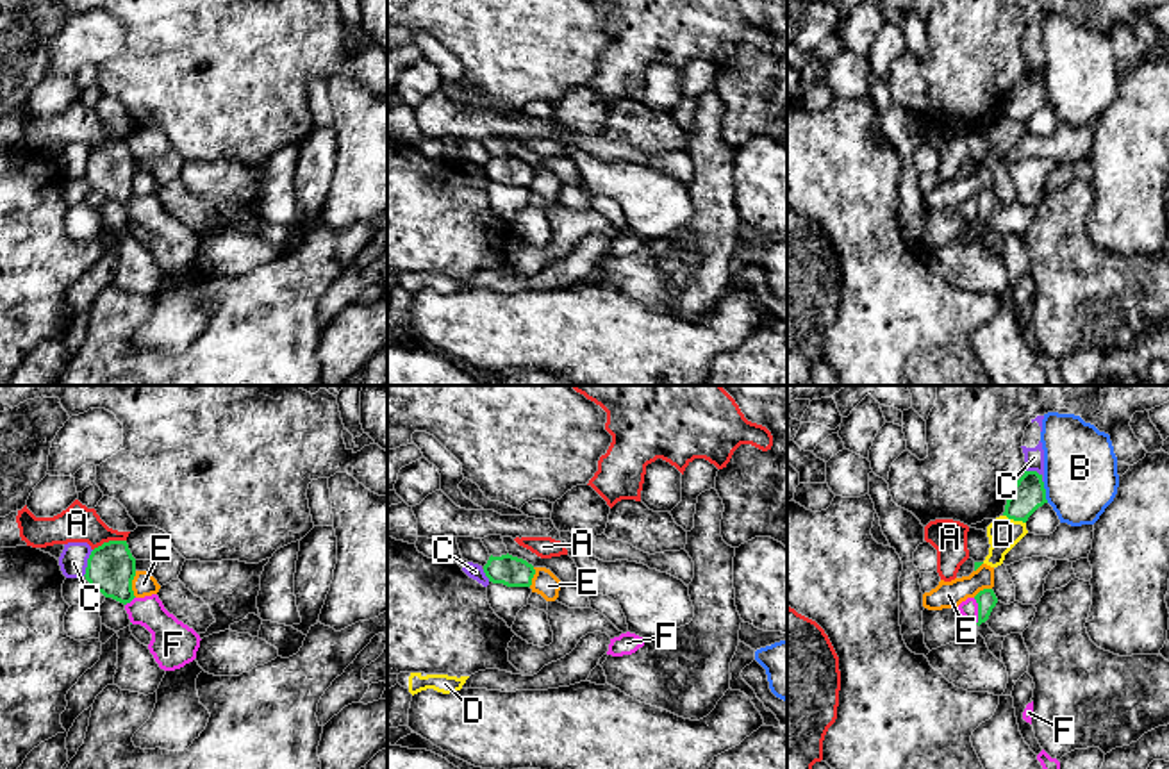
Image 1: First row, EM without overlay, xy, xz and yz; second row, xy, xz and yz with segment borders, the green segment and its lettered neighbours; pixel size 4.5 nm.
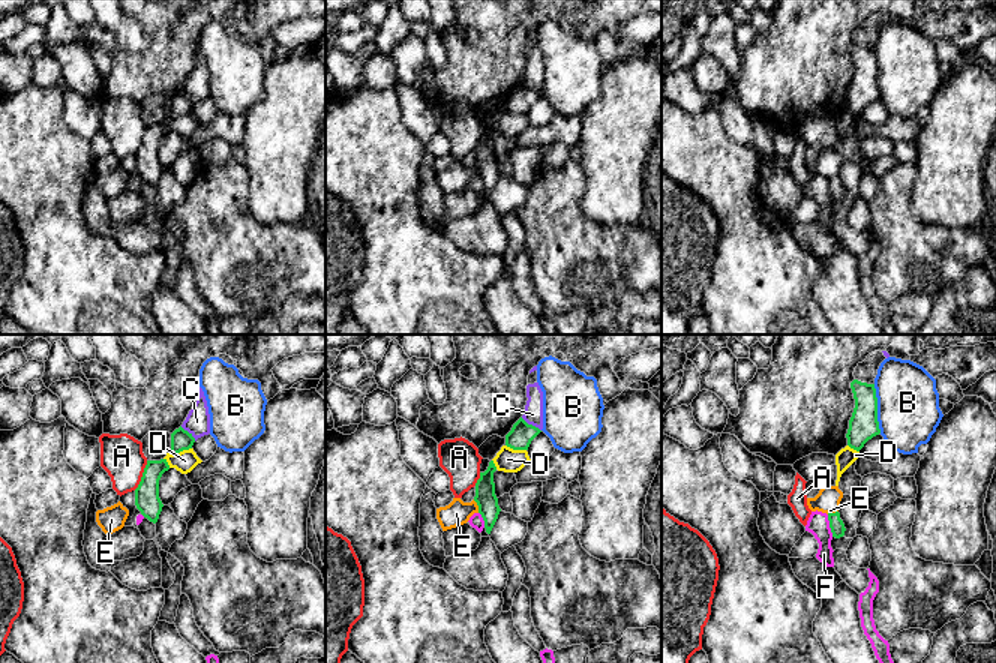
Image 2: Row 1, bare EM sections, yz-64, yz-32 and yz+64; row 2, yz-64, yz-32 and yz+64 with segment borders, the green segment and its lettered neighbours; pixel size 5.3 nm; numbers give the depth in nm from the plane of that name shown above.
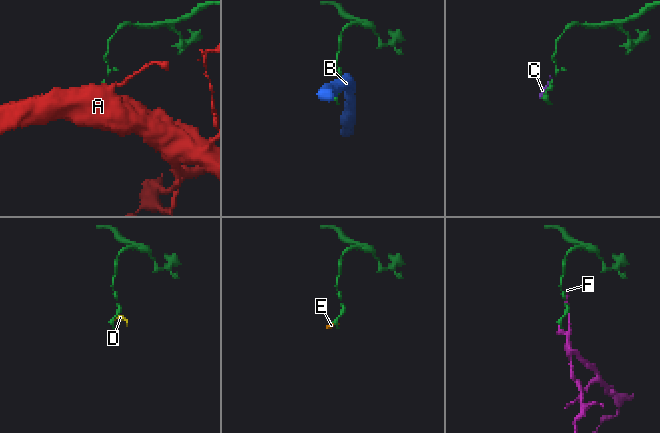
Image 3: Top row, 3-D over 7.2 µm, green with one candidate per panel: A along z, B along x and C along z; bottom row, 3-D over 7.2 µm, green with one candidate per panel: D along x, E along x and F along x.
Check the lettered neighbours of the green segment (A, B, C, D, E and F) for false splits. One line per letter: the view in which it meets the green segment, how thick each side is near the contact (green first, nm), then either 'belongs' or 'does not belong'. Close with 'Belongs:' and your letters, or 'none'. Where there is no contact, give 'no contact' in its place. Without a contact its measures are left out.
A: meets green in xy; 220 nm thick on the green side, 170 nm on the other; does not belong
B: meets green in yz; 150 nm thick on the green side, 340 nm on the other; does not belong
C: meets green in xy; 220 nm thick on the green side, 130 nm on the other; does not belong
D: meets green in yz; 150 nm thick on the green side, 150 nm on the other; does not belong
E: meets green in xy; 220 nm thick on the green side, 110 nm on the other; does not belong
F: meets green in yz; 90 nm thick on the green side, 80 nm on the other; does not belong
Belongs: none

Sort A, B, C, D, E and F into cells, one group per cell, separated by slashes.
A / B / C / D E / F

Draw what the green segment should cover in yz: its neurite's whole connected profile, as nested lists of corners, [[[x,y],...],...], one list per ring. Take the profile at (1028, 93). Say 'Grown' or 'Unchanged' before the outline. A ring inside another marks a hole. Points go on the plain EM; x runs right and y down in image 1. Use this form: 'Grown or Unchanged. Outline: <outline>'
Unchanged. Outline: [[[1024,71],[1007,100],[1003,116],[1026,123],[1028,118],[1044,103],[1048,103],[1048,100],[1042,75],[1037,71]]]

